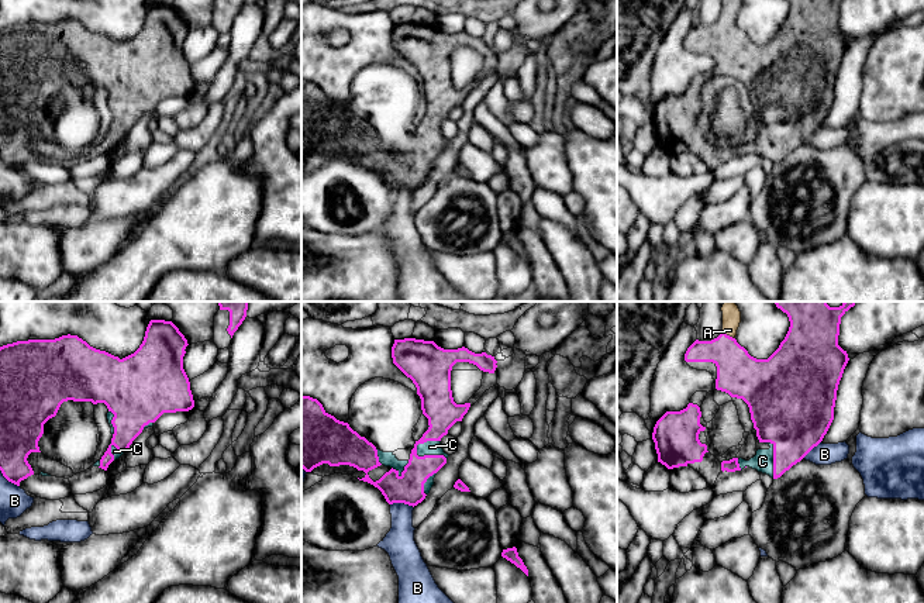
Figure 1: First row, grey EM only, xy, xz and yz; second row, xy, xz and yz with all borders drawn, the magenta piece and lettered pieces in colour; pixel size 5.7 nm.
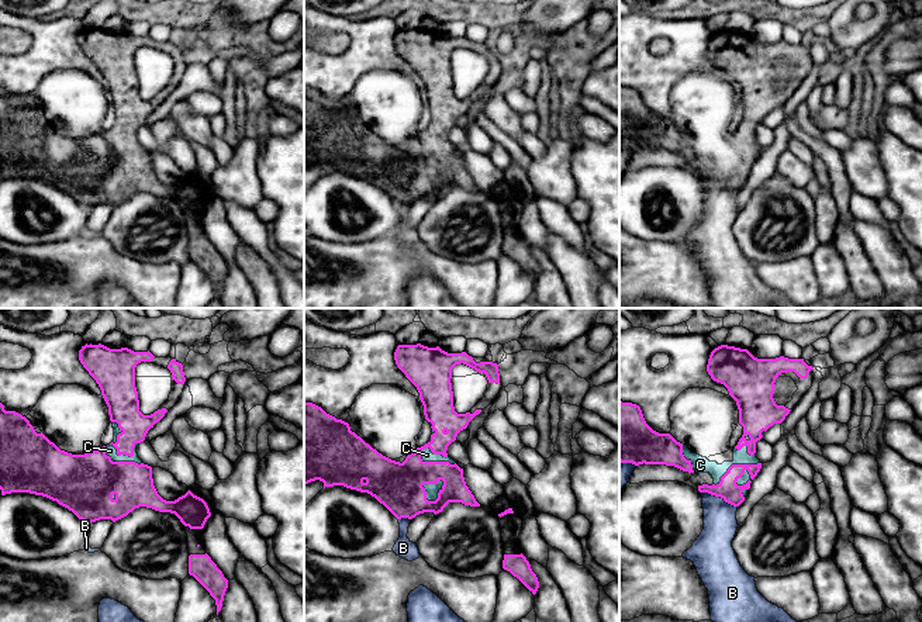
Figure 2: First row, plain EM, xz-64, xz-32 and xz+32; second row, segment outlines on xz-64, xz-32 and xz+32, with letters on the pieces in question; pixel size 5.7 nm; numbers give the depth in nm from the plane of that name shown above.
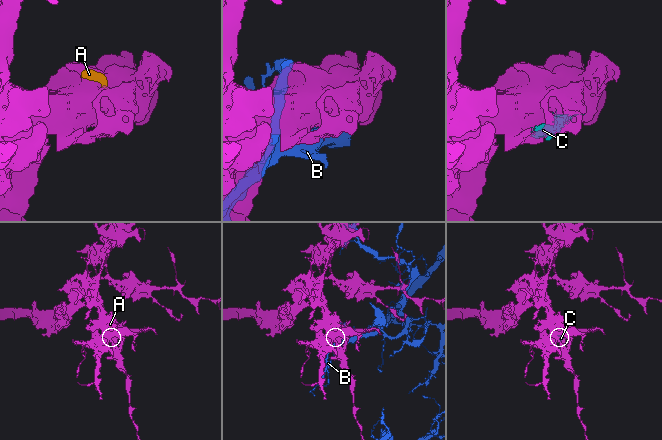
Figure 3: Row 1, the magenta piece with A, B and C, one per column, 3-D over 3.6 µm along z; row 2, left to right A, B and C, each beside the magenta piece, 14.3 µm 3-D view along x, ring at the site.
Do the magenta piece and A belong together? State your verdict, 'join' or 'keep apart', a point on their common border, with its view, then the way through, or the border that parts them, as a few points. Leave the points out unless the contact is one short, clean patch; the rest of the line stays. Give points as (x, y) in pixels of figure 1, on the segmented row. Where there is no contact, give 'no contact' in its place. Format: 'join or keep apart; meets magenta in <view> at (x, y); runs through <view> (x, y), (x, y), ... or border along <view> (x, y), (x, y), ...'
join; meets magenta in yz at (728, 336); runs through yz (738, 374), (728, 355), (728, 336), (731, 316)

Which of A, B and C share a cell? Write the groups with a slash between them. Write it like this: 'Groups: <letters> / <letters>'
Groups: A C / B

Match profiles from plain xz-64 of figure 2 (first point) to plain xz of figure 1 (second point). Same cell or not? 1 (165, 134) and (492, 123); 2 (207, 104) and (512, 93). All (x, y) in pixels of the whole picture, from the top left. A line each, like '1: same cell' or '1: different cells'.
1: different cells
2: same cell

